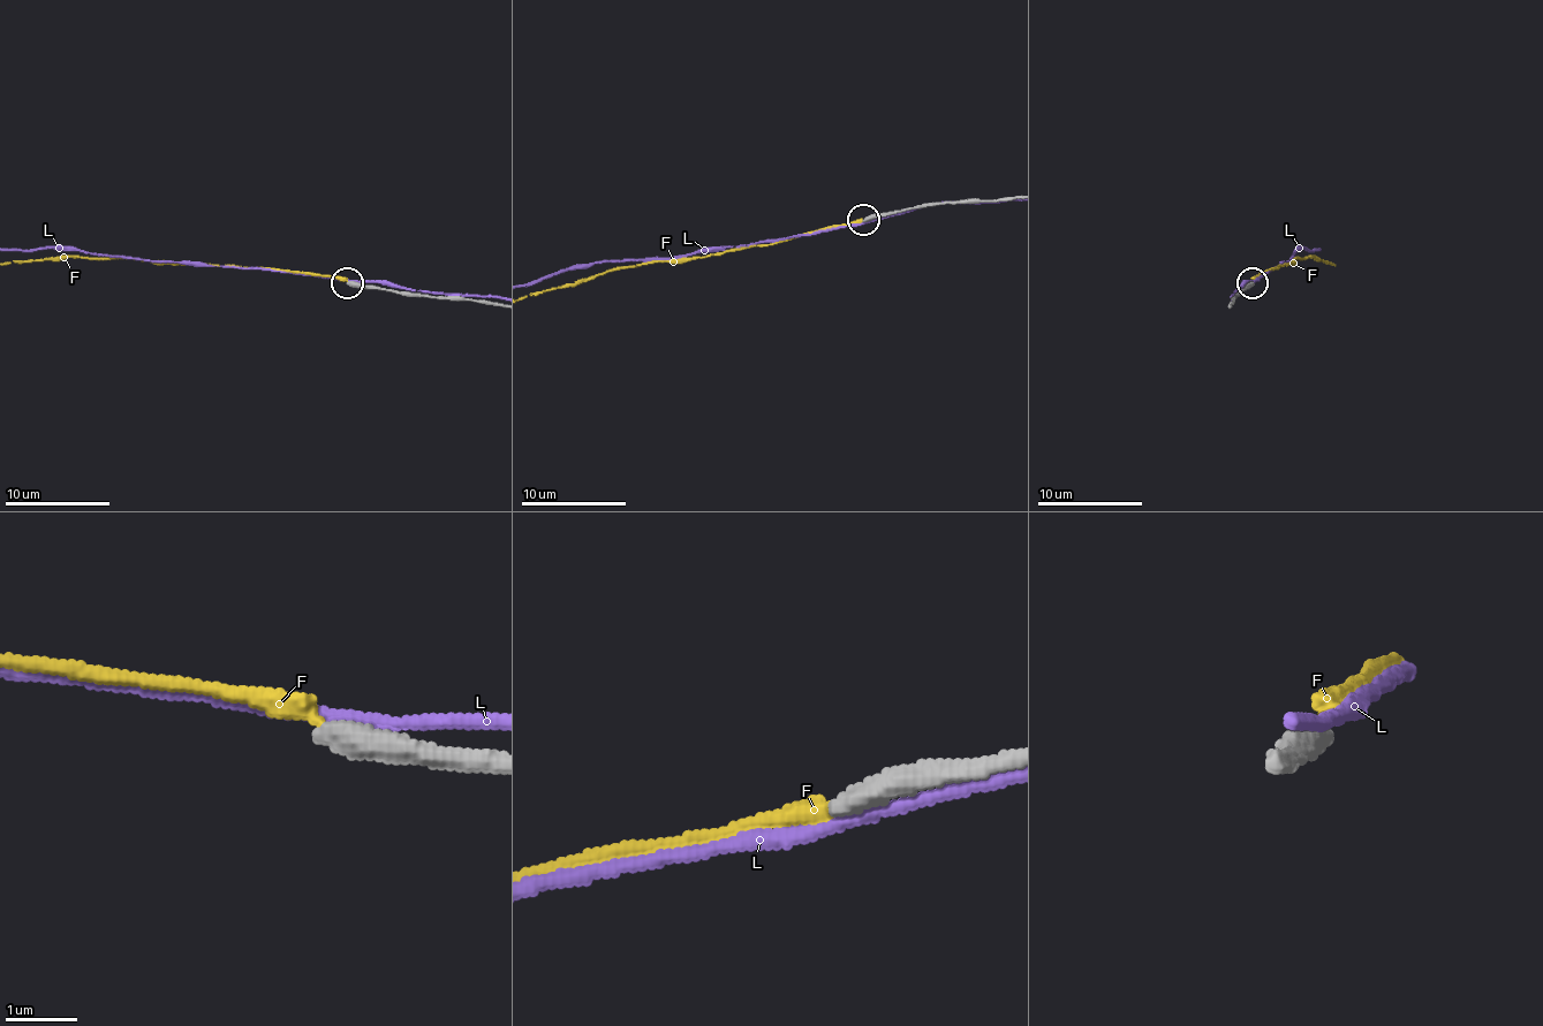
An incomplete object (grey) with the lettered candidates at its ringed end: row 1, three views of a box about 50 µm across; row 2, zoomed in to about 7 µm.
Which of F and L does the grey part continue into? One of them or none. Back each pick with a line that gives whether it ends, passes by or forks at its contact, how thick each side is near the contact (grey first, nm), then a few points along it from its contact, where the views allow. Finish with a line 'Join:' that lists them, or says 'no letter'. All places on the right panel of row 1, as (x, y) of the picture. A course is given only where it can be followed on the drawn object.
Join: no letter

